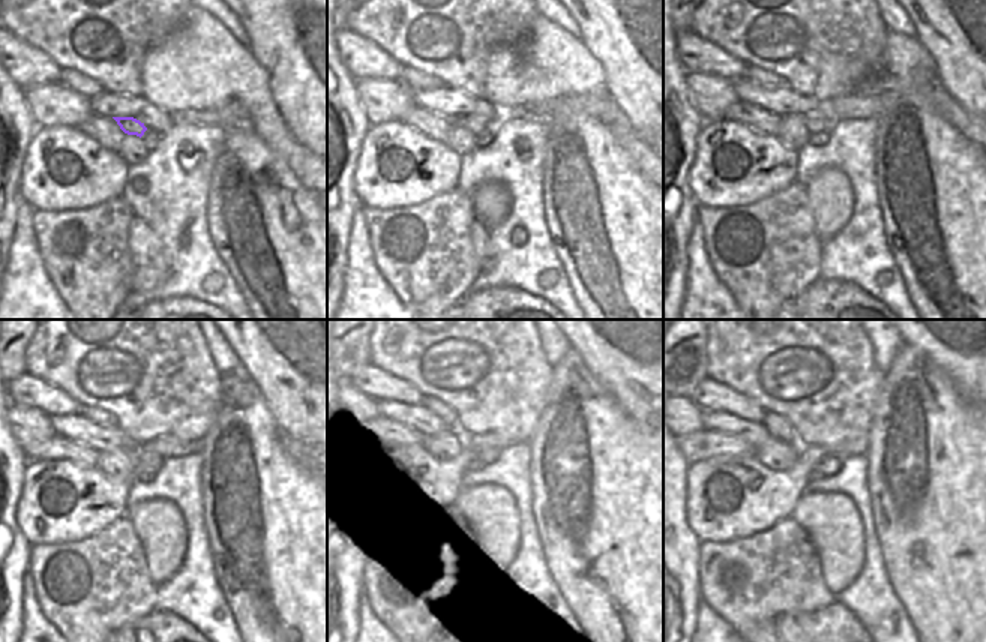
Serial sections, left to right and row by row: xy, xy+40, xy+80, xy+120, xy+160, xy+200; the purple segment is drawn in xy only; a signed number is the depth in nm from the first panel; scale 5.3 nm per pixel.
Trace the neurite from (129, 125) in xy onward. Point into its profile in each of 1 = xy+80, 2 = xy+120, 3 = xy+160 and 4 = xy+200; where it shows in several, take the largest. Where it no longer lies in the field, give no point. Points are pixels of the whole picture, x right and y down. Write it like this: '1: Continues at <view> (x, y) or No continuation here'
1: Continues at xy+80 (814, 123)
2: Continues at xy+120 (144, 461)
3: Continues at xy+160 (488, 456)
4: Continues at xy+200 (830, 464).

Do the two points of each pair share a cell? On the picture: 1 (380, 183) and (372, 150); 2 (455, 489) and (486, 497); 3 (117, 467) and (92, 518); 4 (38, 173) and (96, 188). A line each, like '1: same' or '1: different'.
1: same
2: different
3: different
4: same

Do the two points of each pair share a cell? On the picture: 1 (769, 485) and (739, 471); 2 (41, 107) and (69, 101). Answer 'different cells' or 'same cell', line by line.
1: same cell
2: same cell

